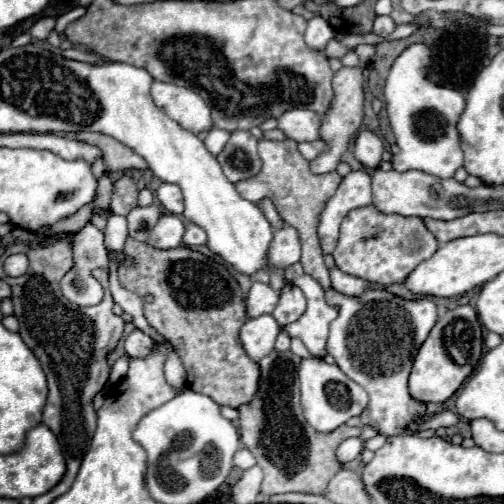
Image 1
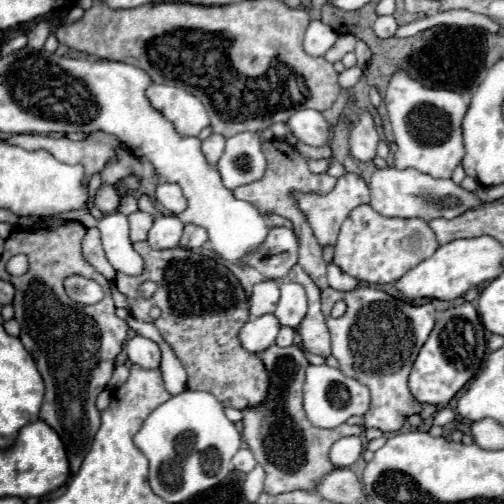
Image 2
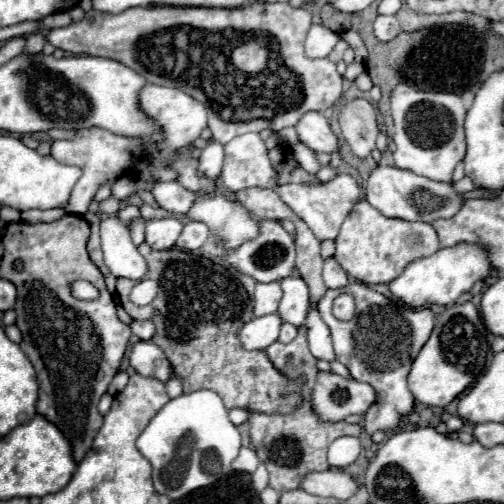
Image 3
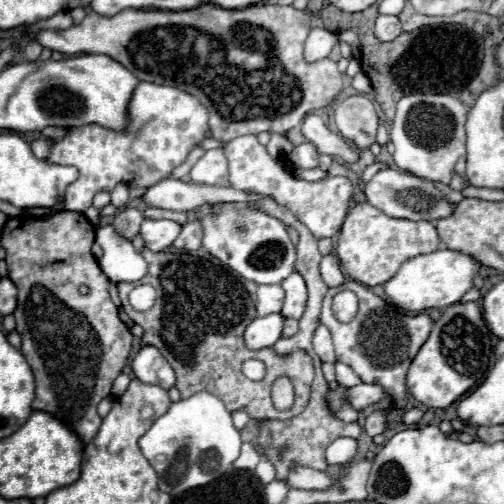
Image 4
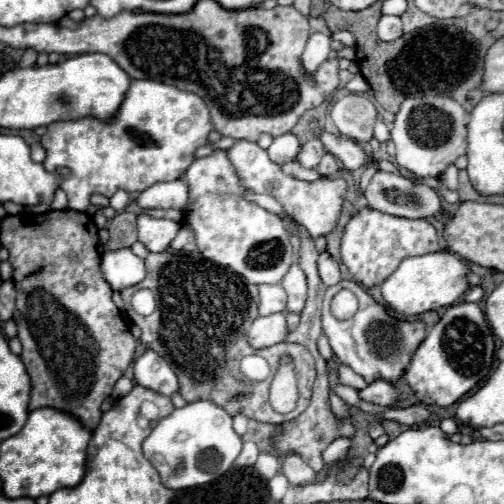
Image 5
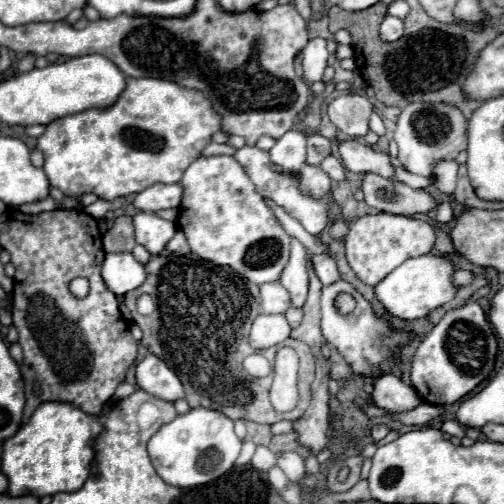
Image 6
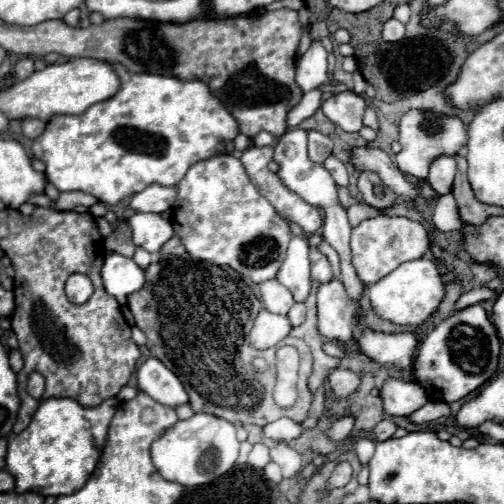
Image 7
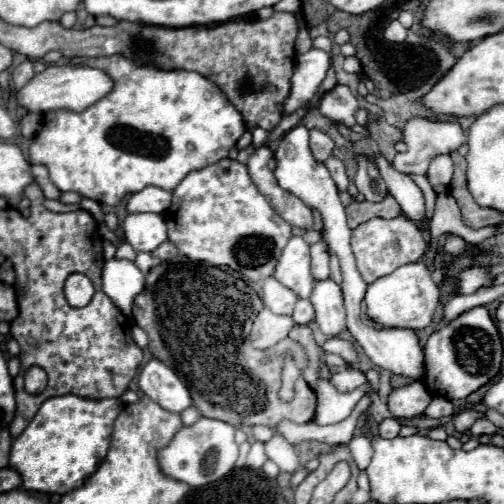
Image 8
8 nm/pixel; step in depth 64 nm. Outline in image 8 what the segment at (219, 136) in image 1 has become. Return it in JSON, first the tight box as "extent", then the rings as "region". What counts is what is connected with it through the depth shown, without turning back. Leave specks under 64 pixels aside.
{"extent":[164,158,292,282],"region":[[[232,158],[192,170],[174,188],[172,206],[164,218],[168,224],[168,240],[178,246],[180,254],[196,262],[228,266],[250,282],[260,282],[274,274],[278,258],[292,236],[292,226],[258,192],[246,166]]]}

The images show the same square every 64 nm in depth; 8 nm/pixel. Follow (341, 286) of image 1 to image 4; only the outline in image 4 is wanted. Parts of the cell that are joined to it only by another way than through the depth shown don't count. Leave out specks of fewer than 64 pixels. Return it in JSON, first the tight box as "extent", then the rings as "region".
{"extent":[320,254,344,288],"region":[[[332,254],[324,256],[320,262],[320,272],[322,272],[322,278],[328,288],[336,288],[336,286],[344,284],[344,274],[340,270],[340,262],[336,260],[336,256],[332,256]]]}

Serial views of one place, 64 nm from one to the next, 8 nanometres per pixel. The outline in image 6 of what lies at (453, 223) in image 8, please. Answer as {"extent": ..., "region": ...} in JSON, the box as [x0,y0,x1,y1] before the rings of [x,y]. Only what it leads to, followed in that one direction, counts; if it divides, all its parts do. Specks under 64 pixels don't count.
{"extent":[436,202,454,224],"region":[[[450,202],[438,204],[438,208],[436,208],[436,220],[438,220],[440,224],[448,224],[452,218],[454,218],[454,212],[452,212]]]}

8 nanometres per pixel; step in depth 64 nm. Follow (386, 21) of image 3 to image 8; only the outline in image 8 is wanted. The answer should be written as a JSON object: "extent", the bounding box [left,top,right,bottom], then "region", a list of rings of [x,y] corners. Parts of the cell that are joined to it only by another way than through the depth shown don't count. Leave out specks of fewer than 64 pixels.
{"extent":[384,20,408,44],"region":[[[398,20],[390,22],[390,24],[386,26],[386,30],[384,30],[384,38],[386,38],[388,42],[396,42],[396,44],[404,42],[404,40],[406,40],[406,34],[408,34],[408,30],[406,30]]]}

